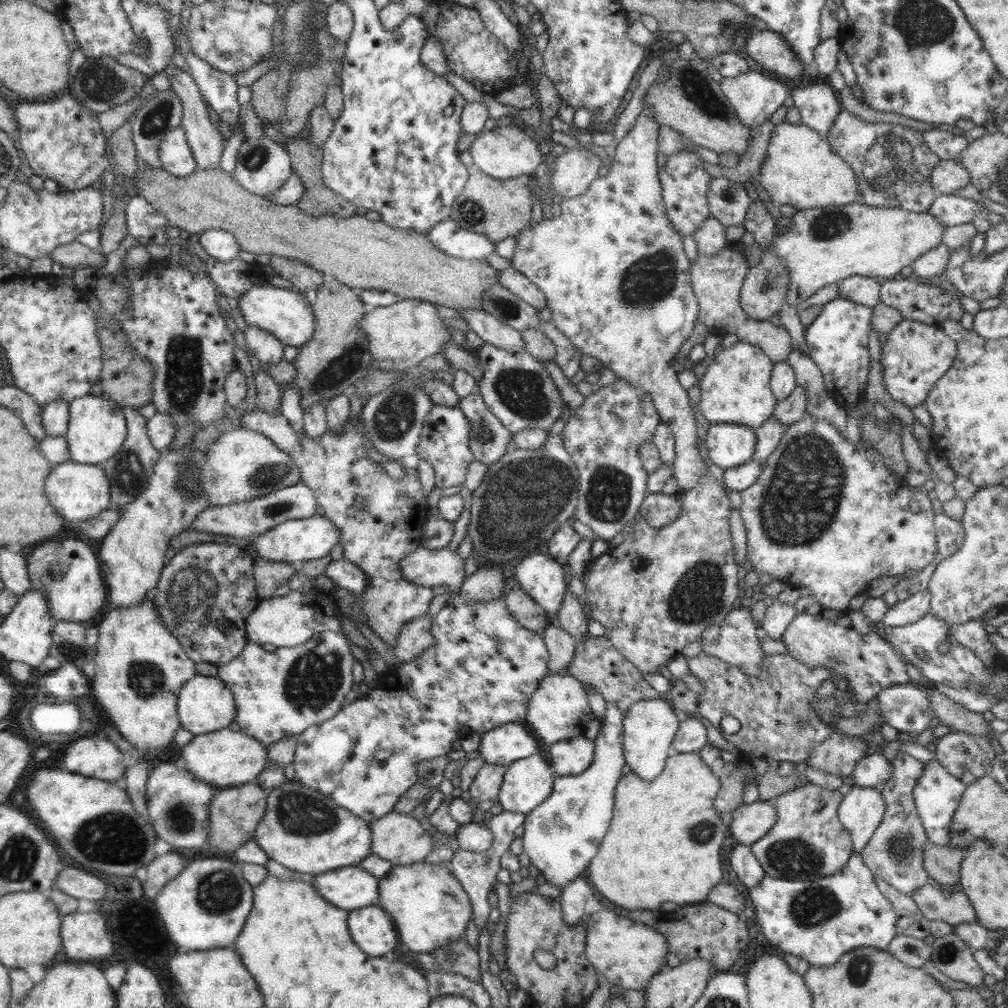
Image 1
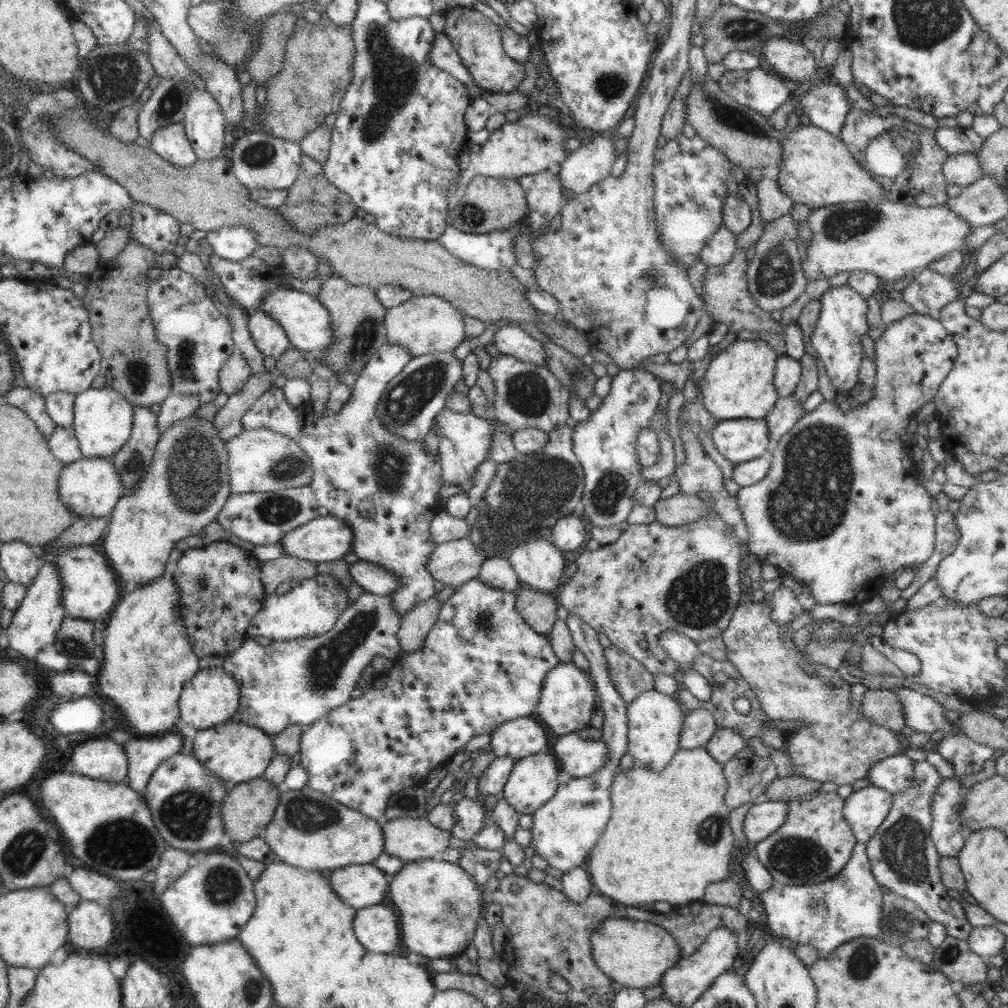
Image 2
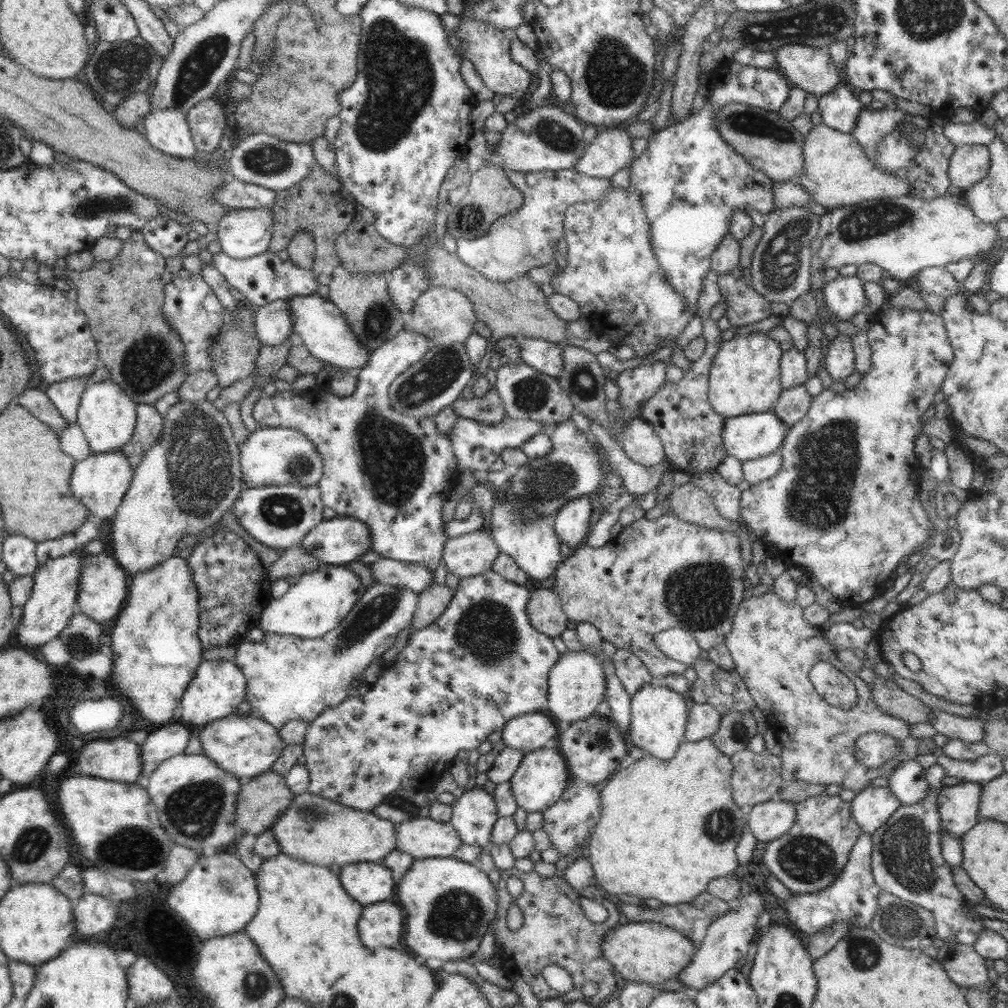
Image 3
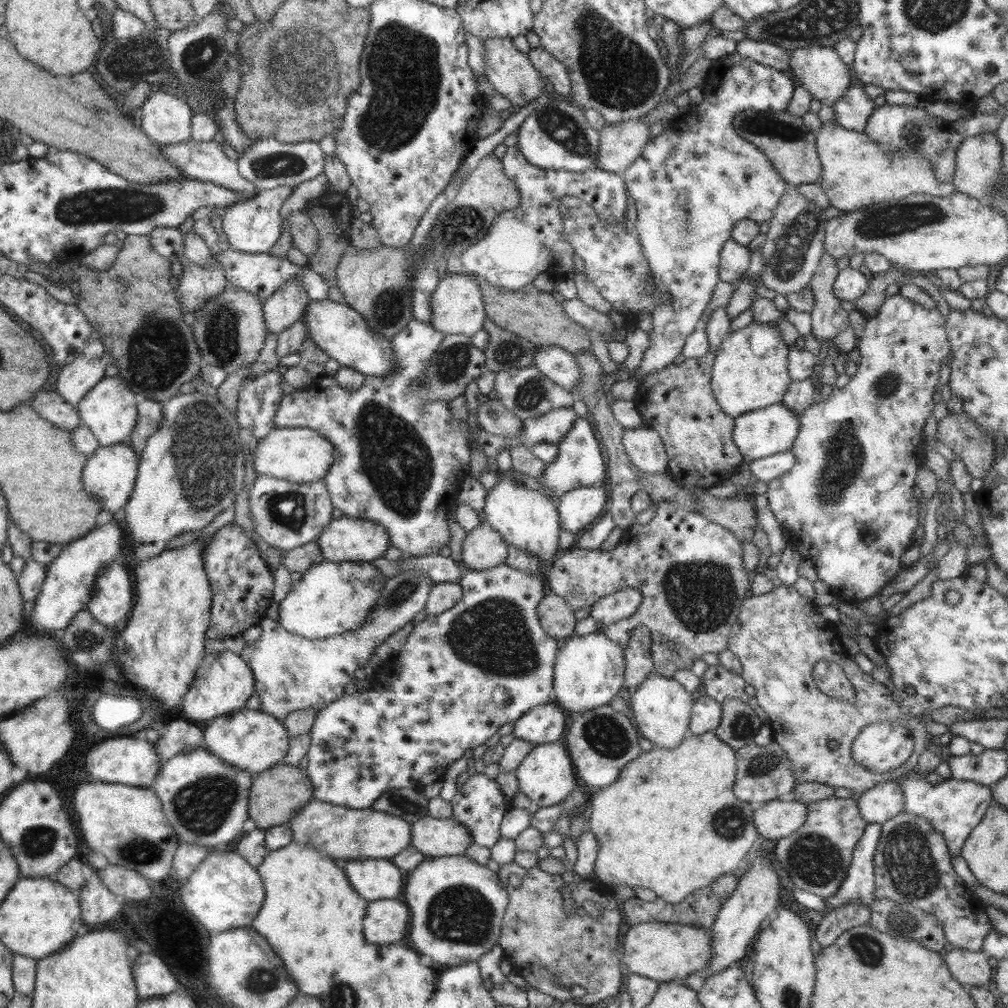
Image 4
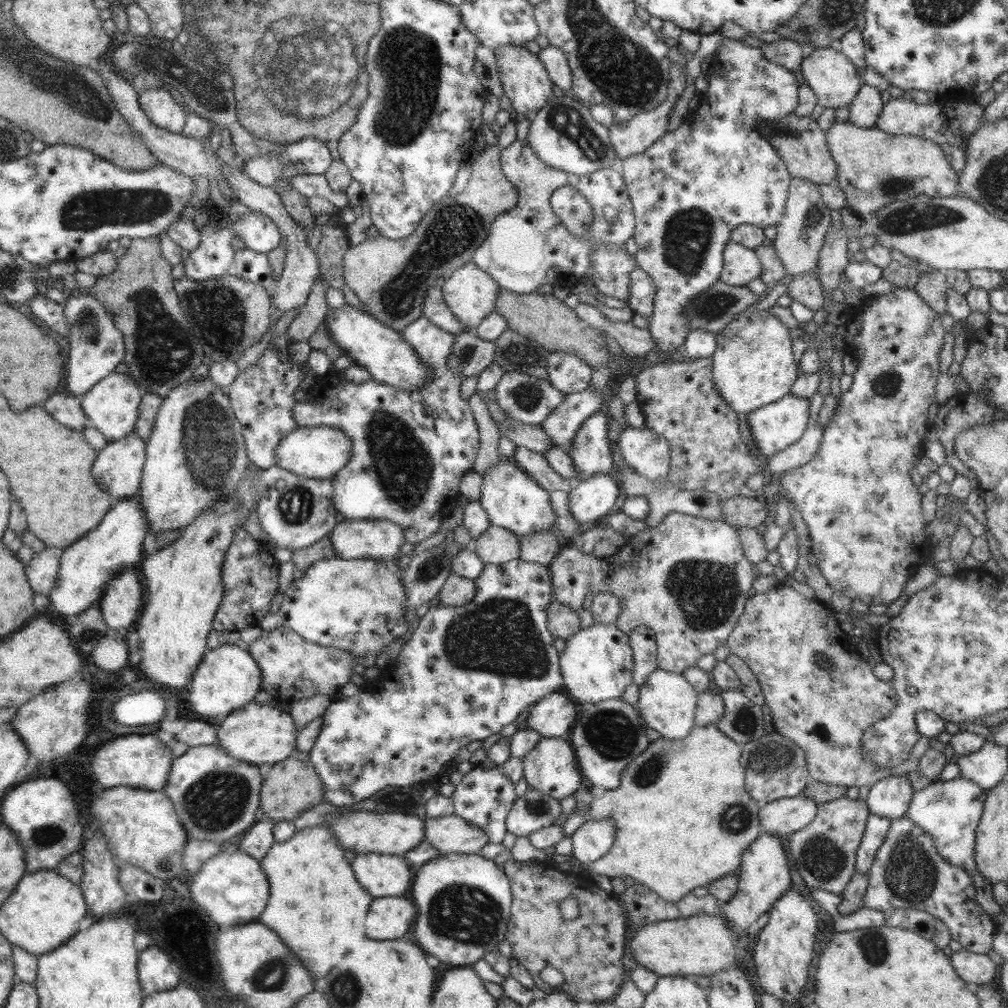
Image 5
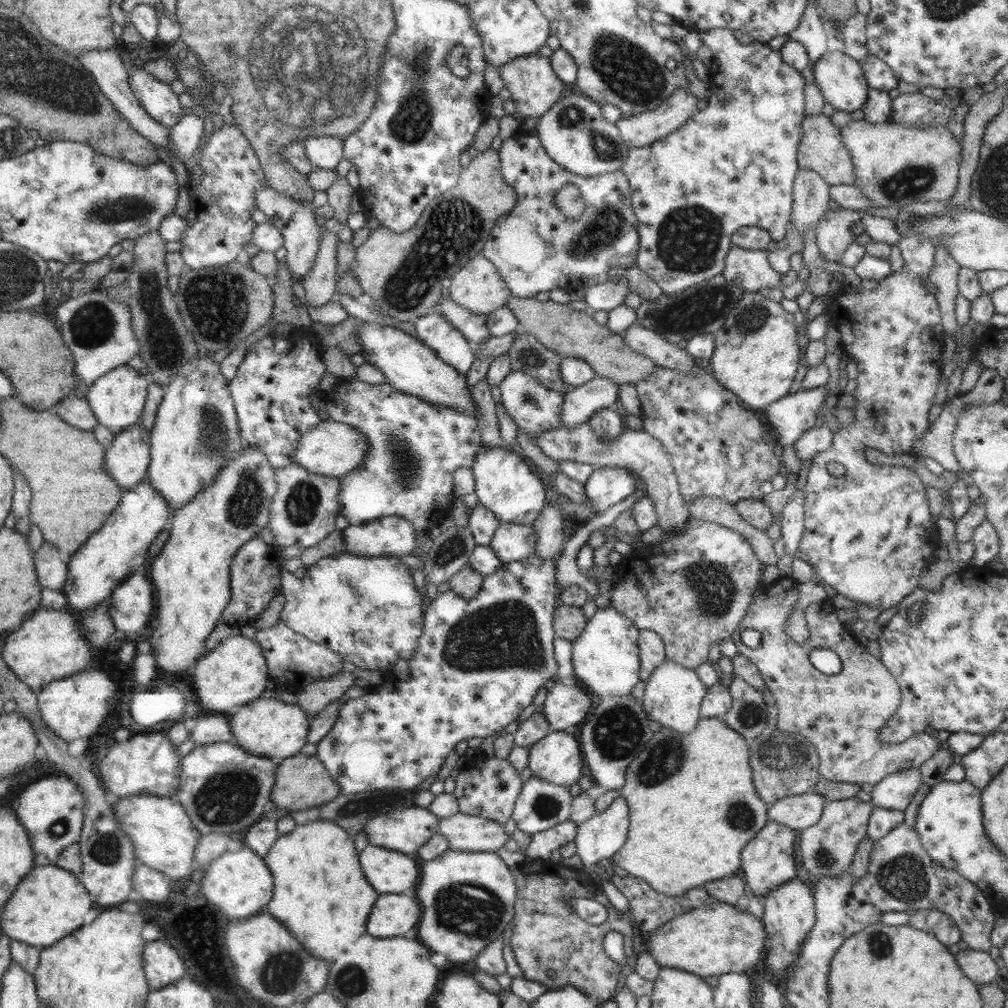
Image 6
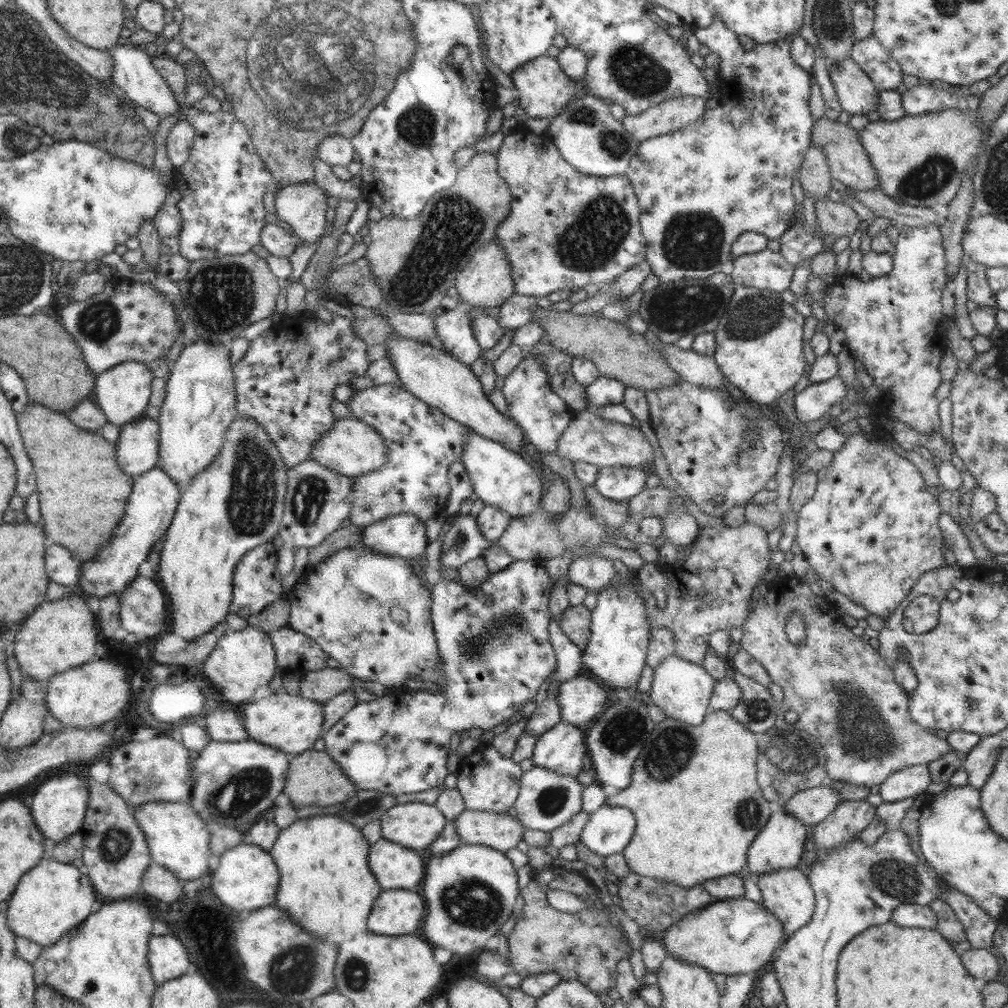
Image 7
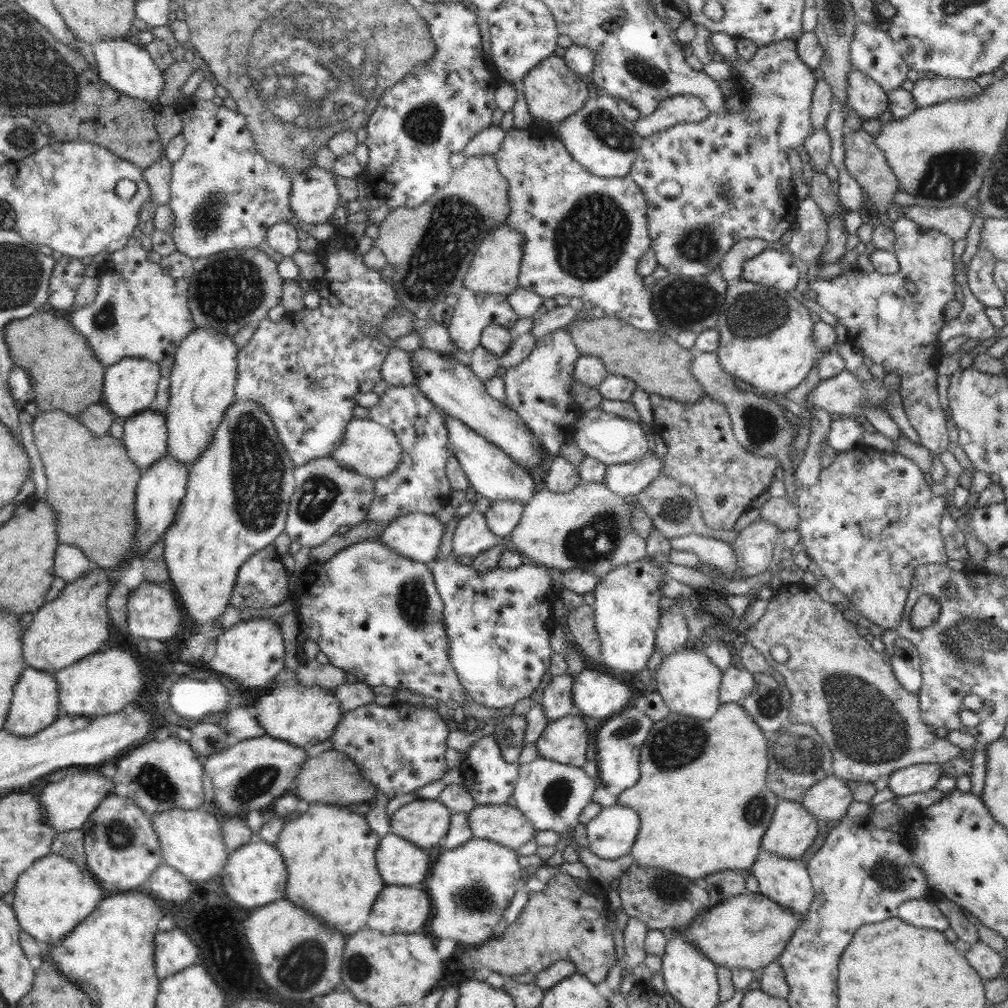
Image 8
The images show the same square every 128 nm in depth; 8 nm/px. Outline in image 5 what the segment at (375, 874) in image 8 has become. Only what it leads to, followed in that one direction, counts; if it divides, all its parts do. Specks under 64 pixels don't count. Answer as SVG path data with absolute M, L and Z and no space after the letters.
M303 827L298 828L290 840L275 842L259 861L269 882L269 897L256 921L271 928L284 944L290 946L291 952L300 958L316 980L324 978L356 942L360 944L366 938L364 924L373 896L356 880L351 865L344 858L344 851L326 827Z

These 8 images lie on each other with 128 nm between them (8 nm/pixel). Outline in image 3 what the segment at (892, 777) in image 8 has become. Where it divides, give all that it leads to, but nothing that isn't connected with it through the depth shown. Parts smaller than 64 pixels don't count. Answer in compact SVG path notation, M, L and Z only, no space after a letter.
M872 785L863 788L849 803L852 818L859 824L863 834L878 830L901 805L890 787Z

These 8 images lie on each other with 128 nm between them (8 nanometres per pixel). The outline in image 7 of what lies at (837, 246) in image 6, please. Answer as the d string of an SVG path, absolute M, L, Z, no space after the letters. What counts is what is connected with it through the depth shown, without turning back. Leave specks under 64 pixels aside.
M827 196L815 201L817 226L824 235L851 237L863 224L860 217L844 202L836 203Z

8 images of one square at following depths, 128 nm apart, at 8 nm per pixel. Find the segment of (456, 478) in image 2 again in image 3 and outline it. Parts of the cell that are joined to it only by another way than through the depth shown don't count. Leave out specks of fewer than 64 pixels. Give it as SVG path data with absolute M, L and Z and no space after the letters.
M460 417L451 427L447 436L449 436L451 442L451 450L454 451L454 458L457 460L457 471L460 474L464 474L465 470L484 473L501 456L502 450L521 448L531 436L538 433L549 434L551 428L552 426L545 424L545 422L530 419L506 417L499 423L489 425L477 420Z

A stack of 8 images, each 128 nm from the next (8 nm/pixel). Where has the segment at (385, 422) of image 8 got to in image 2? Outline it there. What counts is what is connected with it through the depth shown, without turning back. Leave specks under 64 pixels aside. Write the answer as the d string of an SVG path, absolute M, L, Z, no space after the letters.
M389 342L384 343L373 355L372 358L366 363L366 366L359 372L358 380L353 386L353 392L351 397L346 401L346 404L338 411L334 412L325 406L323 416L315 416L313 410L311 410L310 404L303 403L300 406L294 408L286 400L283 390L272 385L266 392L263 392L255 401L254 404L244 413L241 423L244 429L270 429L279 434L291 438L304 452L307 454L307 458L310 459L310 464L312 467L312 478L309 487L314 491L317 503L319 506L324 506L328 510L330 516L342 520L346 524L349 524L351 531L353 532L353 553L359 558L360 561L375 562L376 564L381 564L386 570L391 570L400 581L402 581L402 586L392 594L392 603L394 603L394 609L404 617L404 614L408 613L410 610L414 609L418 603L422 603L424 600L434 597L436 590L434 588L434 579L432 575L428 572L427 562L429 554L434 550L436 546L434 539L430 534L430 523L432 522L433 516L437 513L439 507L441 507L442 502L440 502L437 497L437 492L440 487L444 484L442 478L442 467L439 463L439 454L437 456L432 456L425 450L425 444L423 440L406 440L403 436L399 434L394 434L386 428L383 427L381 423L381 418L376 416L375 410L377 402L381 400L384 390L386 390L386 385L388 385L398 374L402 372L404 366L407 362L413 359L413 356L403 347L395 346L395 344L390 344Z

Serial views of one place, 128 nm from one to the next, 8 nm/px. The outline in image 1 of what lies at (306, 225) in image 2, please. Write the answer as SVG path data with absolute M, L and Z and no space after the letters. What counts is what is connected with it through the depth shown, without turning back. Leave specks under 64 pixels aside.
M287 138L284 141L284 146L290 155L292 161L292 169L294 174L300 178L304 192L300 202L296 206L306 214L317 217L322 215L338 215L341 217L349 217L355 214L357 206L346 200L343 196L336 194L333 190L326 187L321 174L321 164L323 153L321 148L316 148L314 144L310 144L306 139L295 140Z

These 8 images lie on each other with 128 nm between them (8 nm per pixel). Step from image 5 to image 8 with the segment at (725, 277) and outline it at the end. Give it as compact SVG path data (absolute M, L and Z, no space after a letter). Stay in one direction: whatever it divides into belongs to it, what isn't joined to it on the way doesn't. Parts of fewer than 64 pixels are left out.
M770 247L746 260L741 279L793 291L798 284L798 267L790 255Z

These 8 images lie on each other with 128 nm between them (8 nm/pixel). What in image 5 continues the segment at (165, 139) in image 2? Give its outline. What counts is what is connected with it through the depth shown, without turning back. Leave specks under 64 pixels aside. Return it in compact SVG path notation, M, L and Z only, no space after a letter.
M165 86L141 90L139 104L150 123L173 134L182 135L188 112L178 104Z

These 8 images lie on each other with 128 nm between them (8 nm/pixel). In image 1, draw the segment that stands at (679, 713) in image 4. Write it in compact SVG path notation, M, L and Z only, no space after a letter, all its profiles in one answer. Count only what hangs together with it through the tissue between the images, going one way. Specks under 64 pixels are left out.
M659 697L654 700L639 700L625 713L622 745L625 760L631 772L637 774L642 780L656 778L663 771L666 759L673 753L671 744L680 728L680 721L673 709L668 702Z

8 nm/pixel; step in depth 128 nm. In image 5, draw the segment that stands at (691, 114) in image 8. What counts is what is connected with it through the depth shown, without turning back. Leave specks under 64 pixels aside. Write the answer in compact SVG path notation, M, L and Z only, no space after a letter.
M672 61L670 65L669 77L667 96L666 99L661 102L660 106L654 108L652 111L640 112L632 117L632 119L626 120L626 123L613 123L608 127L608 131L610 131L610 143L612 143L614 151L616 151L615 156L617 156L620 161L626 161L629 156L644 153L658 138L662 138L664 134L668 133L668 119L672 116L672 110L677 107L678 101L682 100L687 83L685 81L686 74L684 70L674 61Z

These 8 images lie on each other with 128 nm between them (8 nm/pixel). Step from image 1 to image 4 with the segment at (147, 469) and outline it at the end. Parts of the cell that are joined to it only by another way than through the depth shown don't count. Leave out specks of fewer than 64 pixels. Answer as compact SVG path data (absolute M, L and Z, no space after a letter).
M139 398L137 403L137 421L129 438L131 447L141 455L147 440L159 427L162 416L162 402Z

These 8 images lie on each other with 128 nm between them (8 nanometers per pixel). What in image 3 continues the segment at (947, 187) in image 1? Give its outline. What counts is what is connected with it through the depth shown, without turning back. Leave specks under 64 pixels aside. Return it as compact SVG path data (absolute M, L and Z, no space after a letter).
M962 145L950 158L948 177L951 185L962 192L978 184L990 170L990 150L982 145Z

